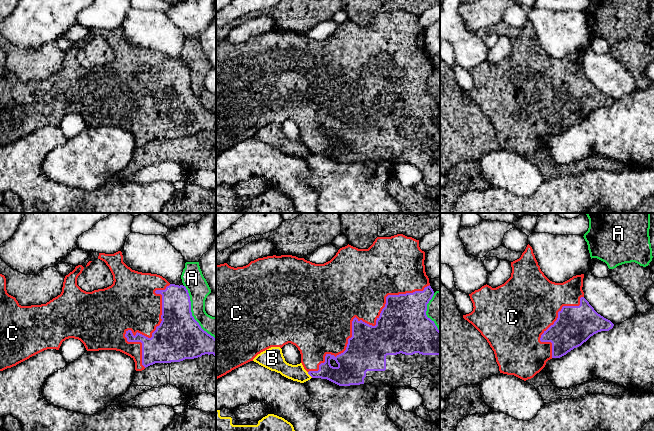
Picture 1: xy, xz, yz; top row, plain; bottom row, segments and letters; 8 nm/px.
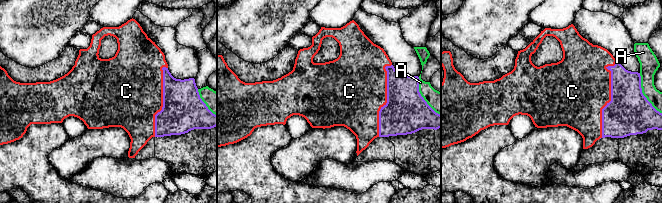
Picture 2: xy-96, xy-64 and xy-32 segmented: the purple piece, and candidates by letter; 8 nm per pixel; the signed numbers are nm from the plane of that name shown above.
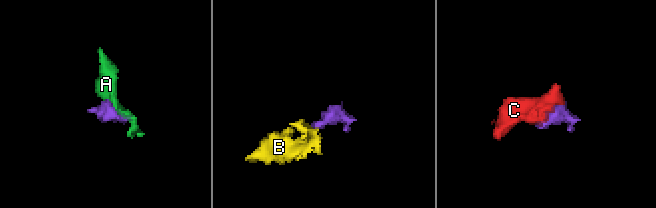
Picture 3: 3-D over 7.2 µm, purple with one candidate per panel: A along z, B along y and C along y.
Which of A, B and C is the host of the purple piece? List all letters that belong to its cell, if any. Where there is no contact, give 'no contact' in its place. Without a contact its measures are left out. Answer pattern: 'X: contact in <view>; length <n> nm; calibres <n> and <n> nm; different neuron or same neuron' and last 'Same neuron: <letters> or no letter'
A: contact in xy; length 500 nm; calibres 380 and 170 nm; different neuron
B: contact in xz; length 60 nm; calibres 160 and 130 nm; different neuron
C: contact in xz; length 1200 nm; calibres 320 and 440 nm; same neuron
Same neuron: C

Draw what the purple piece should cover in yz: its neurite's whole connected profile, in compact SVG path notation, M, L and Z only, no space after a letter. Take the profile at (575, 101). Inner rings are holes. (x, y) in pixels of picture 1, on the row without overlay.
M529 20L521 33L511 38L511 43L511 53L504 60L496 64L486 60L469 70L474 84L471 89L463 91L489 119L500 149L514 151L526 157L539 149L548 136L560 134L581 122L594 110L613 104L614 100L598 90L584 74L584 50L573 52L563 59L550 57L541 47Z

